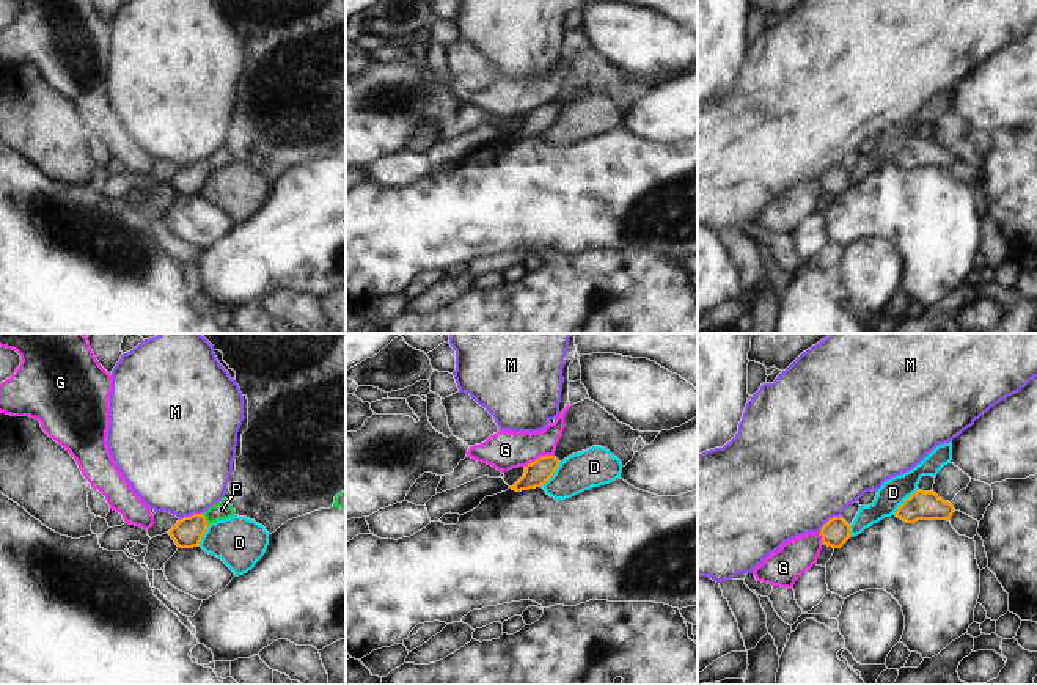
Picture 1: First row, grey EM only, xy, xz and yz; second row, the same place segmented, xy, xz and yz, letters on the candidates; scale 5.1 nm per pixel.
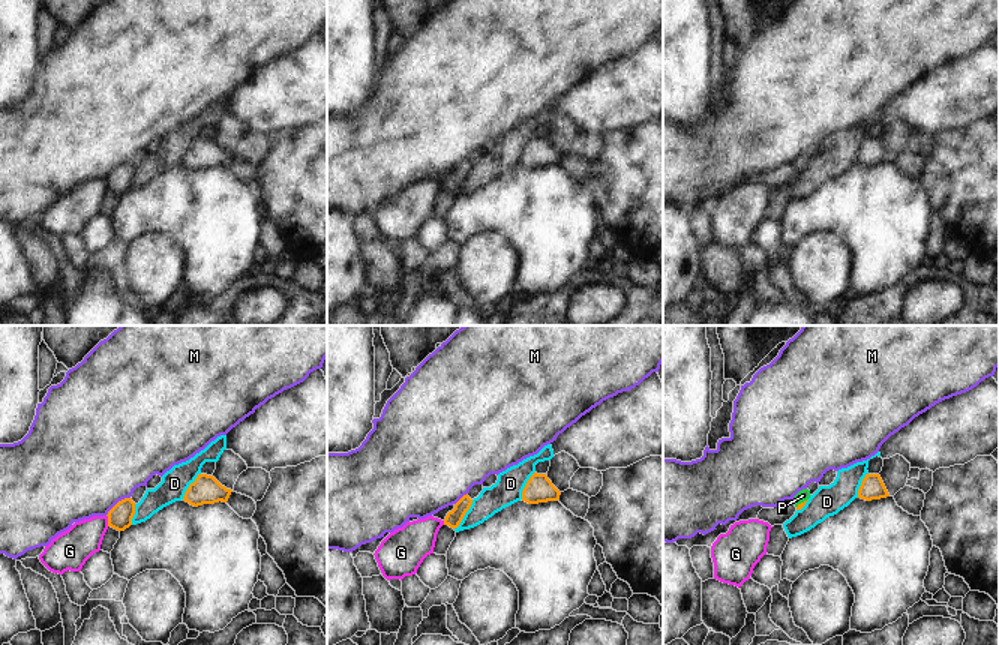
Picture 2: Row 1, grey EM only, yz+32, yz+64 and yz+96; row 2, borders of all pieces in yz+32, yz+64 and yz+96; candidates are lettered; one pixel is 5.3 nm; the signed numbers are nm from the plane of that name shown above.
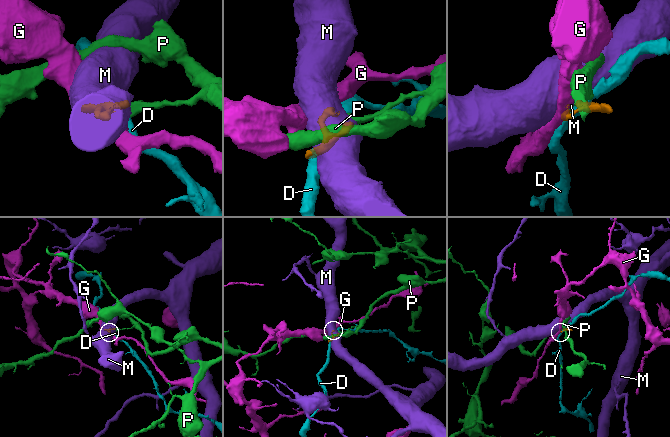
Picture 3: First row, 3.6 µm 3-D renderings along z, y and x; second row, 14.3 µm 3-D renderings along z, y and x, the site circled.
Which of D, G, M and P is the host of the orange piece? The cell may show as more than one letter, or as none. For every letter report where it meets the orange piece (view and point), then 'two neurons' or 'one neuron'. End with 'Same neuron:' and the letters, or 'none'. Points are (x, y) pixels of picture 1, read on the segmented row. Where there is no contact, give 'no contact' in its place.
D: yz (904, 501) | two neurons
G: xz (539, 457) | two neurons
M: xy (190, 516) | two neurons
P: xy (205, 519) | one neuron
Same neuron: P

